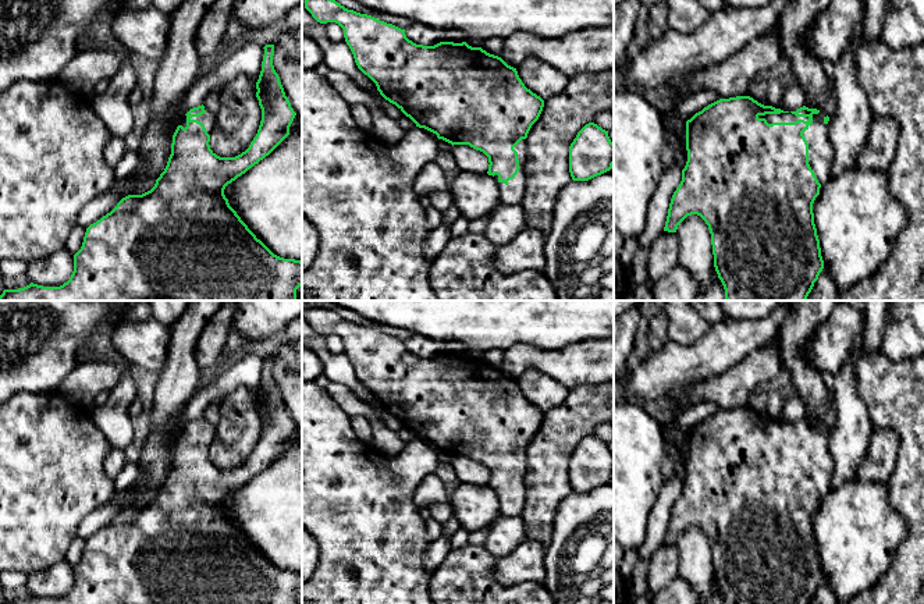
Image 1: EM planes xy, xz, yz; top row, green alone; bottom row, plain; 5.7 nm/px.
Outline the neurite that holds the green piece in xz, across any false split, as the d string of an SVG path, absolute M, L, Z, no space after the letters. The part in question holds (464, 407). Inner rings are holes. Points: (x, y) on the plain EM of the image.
M310 308L305 310L305 320L317 334L335 334L344 341L358 380L416 438L436 445L452 458L469 456L483 463L490 475L487 486L498 495L500 514L520 516L526 502L526 450L543 423L544 412L525 398L516 380L466 353L416 356L406 349L405 341L348 321L328 309Z

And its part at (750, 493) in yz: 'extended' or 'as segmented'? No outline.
extended

